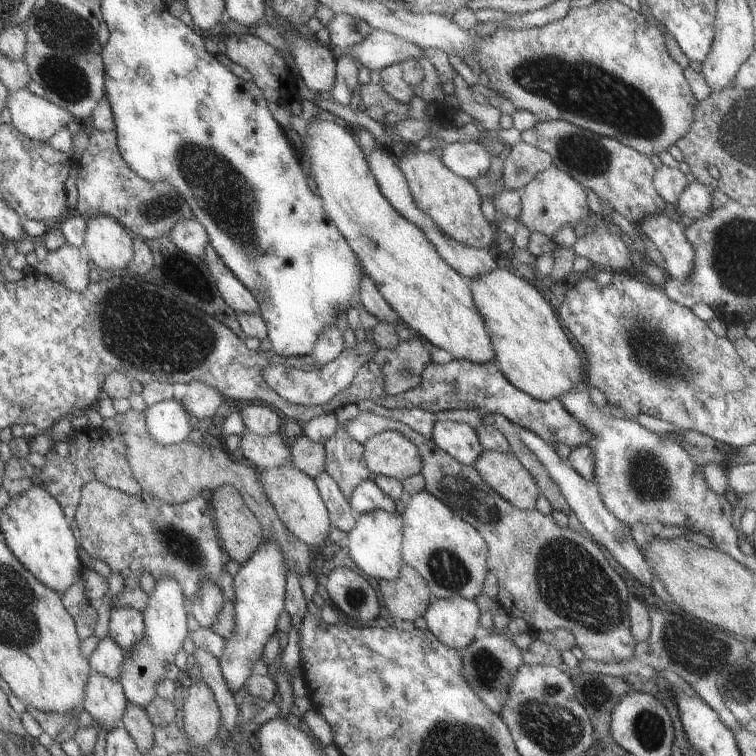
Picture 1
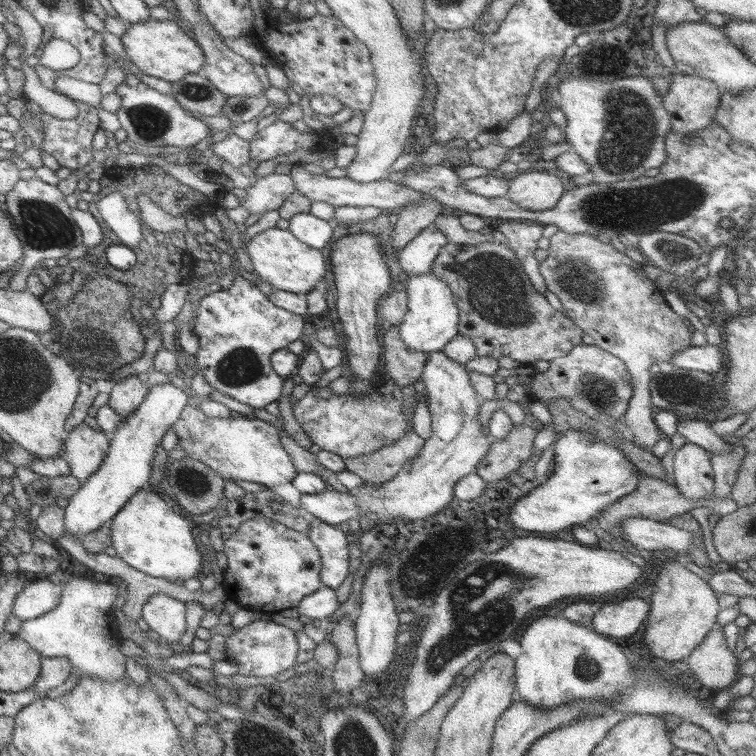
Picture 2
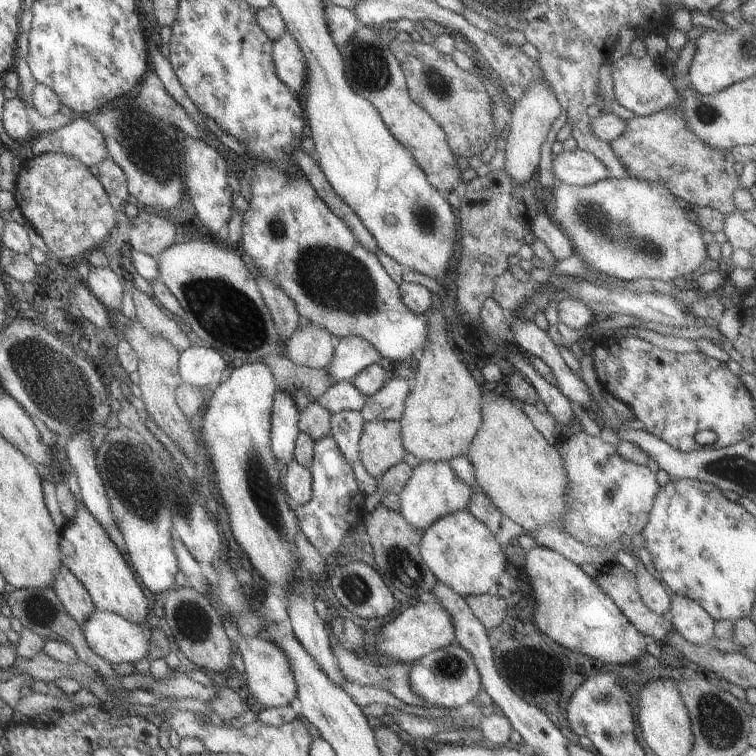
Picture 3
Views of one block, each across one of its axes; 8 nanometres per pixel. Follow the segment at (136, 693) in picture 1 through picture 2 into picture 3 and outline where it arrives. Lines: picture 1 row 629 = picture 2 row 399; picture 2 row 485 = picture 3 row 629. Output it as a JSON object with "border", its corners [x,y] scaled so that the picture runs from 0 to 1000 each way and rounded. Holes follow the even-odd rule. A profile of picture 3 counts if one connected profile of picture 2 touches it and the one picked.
{"border":[[[127,807],[108,828],[111,845],[123,862],[146,880],[180,876],[196,869],[200,844],[200,827],[164,819],[152,811]]]}

